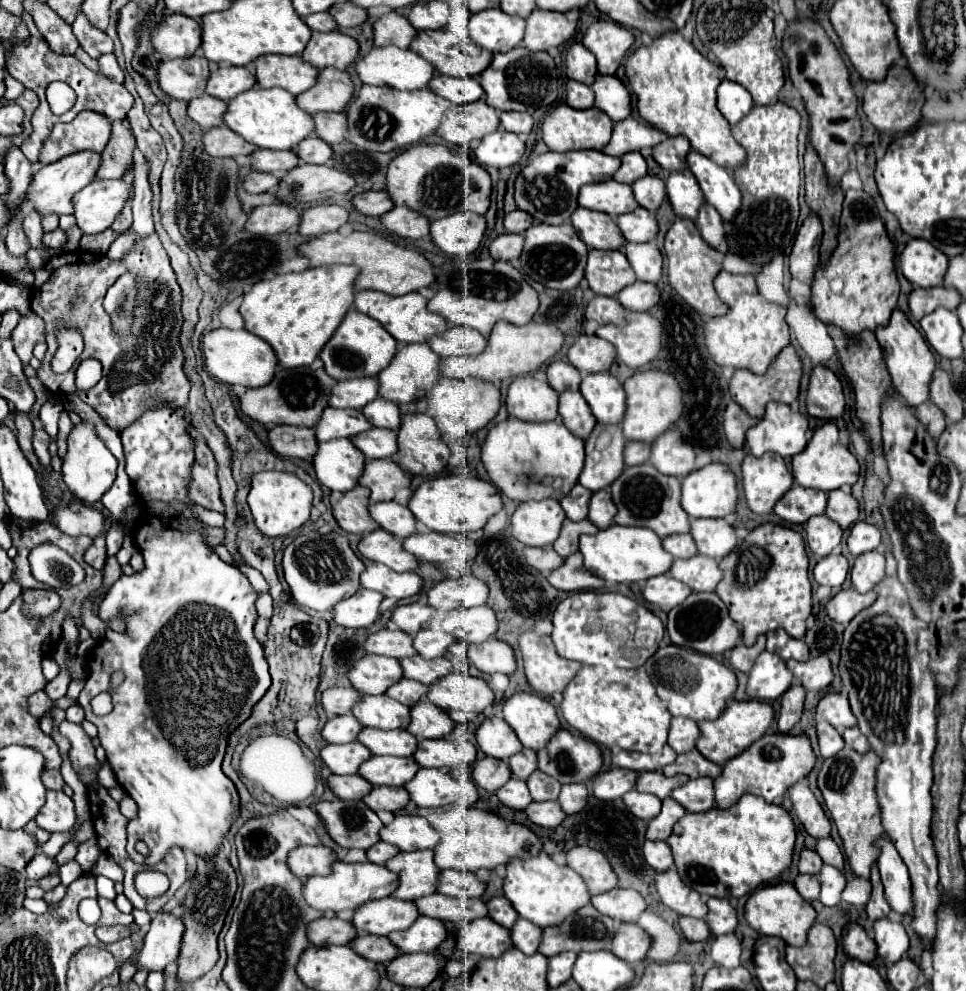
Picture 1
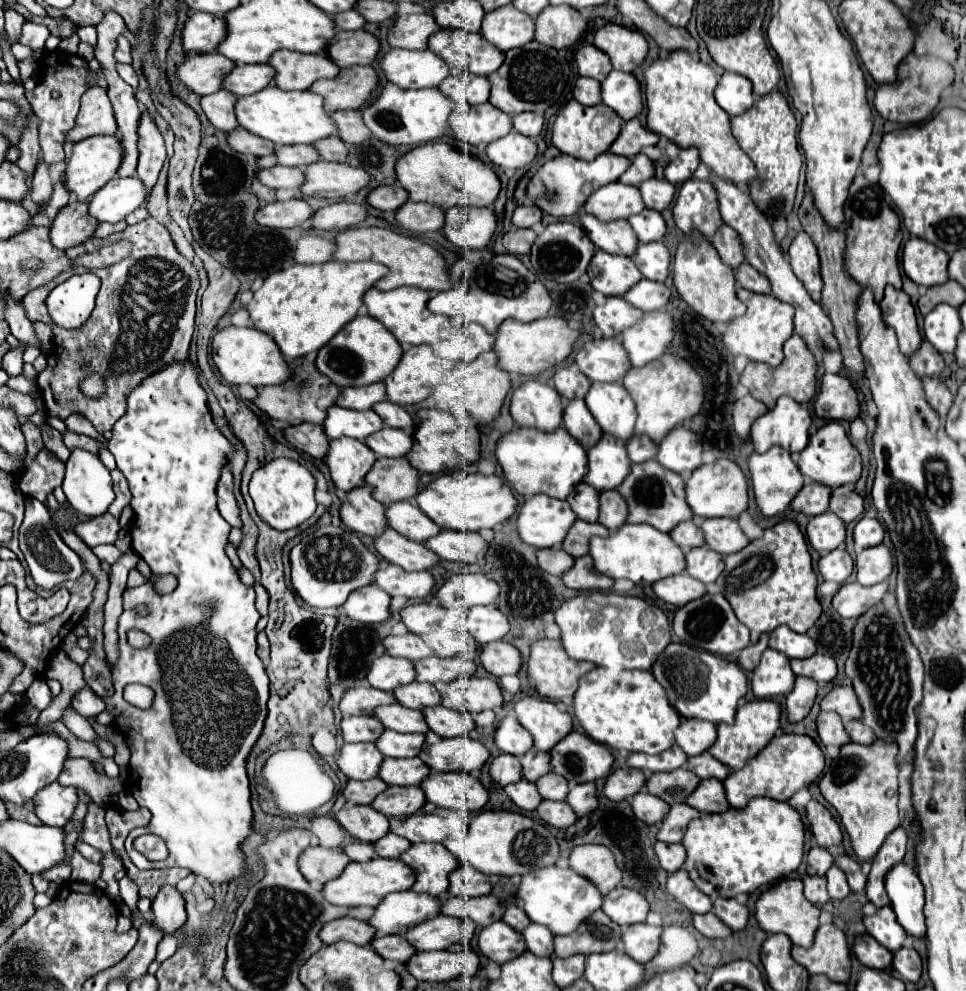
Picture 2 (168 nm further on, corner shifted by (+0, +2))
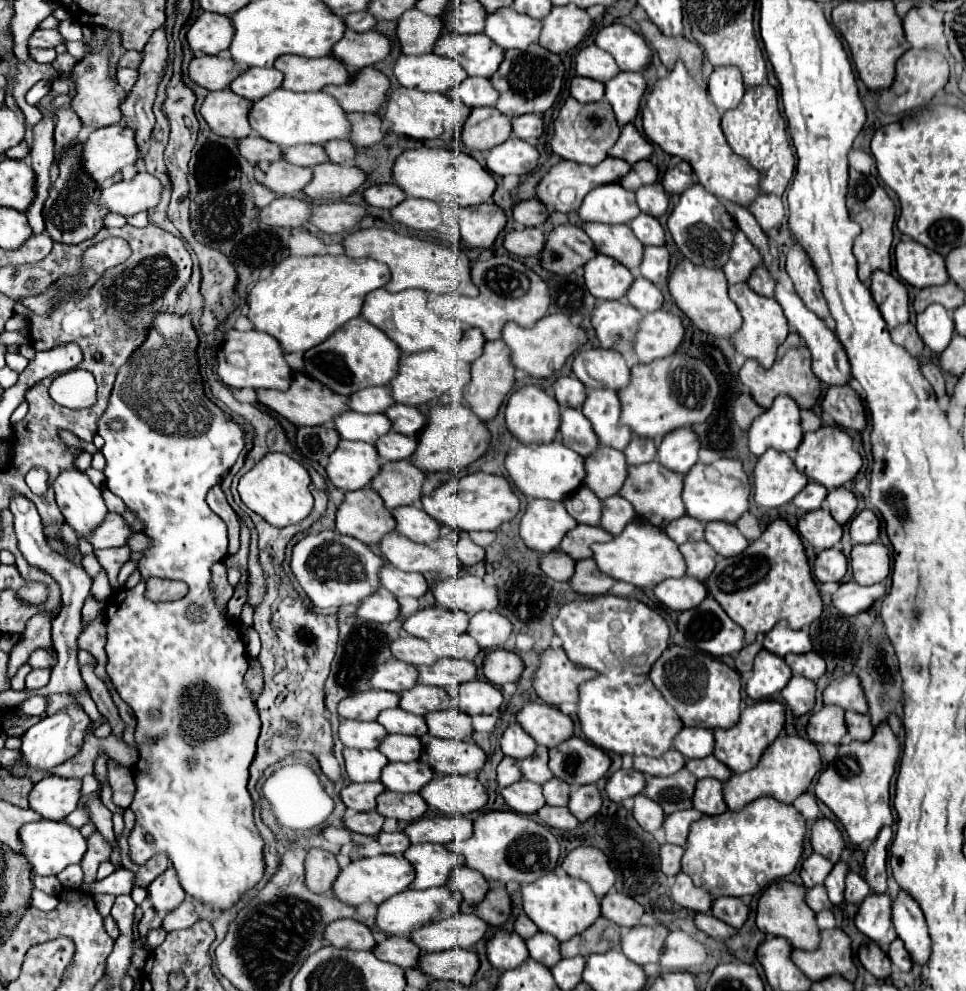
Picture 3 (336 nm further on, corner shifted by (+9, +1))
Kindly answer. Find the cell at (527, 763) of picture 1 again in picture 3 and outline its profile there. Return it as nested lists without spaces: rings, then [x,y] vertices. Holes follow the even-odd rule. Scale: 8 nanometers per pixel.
[[[537,746],[537,750],[535,750],[533,756],[529,756],[529,758],[525,758],[525,760],[519,762],[519,768],[521,768],[523,778],[525,780],[531,780],[535,784],[547,782],[553,776],[551,770],[549,770],[549,766],[547,766],[547,762],[549,762],[547,748],[545,746]]]

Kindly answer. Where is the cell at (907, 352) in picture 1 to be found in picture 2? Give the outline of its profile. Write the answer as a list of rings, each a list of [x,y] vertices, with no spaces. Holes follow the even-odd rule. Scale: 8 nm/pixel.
[[[892,285],[886,287],[884,299],[880,301],[884,321],[894,327],[898,335],[898,343],[904,355],[910,355],[922,343],[922,335],[918,333],[916,325],[916,311],[910,303],[910,297],[902,289],[894,289]]]

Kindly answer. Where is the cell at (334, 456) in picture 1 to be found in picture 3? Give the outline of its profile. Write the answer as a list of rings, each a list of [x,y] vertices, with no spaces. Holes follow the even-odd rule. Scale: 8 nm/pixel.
[[[341,440],[335,452],[329,456],[327,478],[335,488],[359,490],[365,488],[379,472],[377,450],[367,442]]]

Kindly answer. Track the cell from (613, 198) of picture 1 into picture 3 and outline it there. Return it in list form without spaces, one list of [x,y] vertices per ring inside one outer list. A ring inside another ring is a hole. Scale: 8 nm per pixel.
[[[613,182],[593,188],[577,212],[583,222],[629,224],[635,216],[639,216],[641,210],[635,202],[635,192]]]

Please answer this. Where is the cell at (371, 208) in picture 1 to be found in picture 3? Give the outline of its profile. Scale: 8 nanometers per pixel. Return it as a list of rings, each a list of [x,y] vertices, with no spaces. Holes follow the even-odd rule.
[[[375,184],[365,190],[365,202],[375,208],[395,208],[399,202],[405,200],[405,192],[397,184]]]

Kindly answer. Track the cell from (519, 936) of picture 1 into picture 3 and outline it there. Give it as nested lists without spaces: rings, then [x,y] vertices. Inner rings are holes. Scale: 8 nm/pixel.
[[[537,932],[529,940],[525,940],[525,944],[527,944],[527,950],[529,950],[531,958],[537,960],[537,962],[543,962],[549,968],[561,960],[559,940],[555,936],[551,936],[551,934]]]

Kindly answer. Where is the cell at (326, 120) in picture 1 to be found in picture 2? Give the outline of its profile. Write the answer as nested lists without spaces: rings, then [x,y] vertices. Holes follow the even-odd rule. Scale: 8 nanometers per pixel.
[[[334,111],[332,119],[338,125],[340,139],[344,139],[346,143],[356,145],[356,143],[364,143],[366,139],[372,137],[370,129],[362,121],[360,111]]]

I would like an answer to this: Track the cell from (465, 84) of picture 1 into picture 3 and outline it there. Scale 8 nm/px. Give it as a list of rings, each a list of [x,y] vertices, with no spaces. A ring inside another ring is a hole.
[[[467,78],[463,80],[463,84],[451,88],[449,96],[463,100],[469,108],[477,108],[477,106],[493,106],[499,94],[487,78]]]

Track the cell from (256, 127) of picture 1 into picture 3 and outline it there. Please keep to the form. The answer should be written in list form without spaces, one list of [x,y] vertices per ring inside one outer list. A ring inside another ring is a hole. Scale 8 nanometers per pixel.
[[[277,88],[271,94],[263,96],[261,100],[253,102],[249,112],[249,124],[261,138],[281,146],[282,152],[287,146],[325,144],[329,140],[347,138],[349,134],[349,122],[345,118],[343,108],[337,104],[337,100],[333,100],[333,96],[325,92],[295,94],[293,90]]]

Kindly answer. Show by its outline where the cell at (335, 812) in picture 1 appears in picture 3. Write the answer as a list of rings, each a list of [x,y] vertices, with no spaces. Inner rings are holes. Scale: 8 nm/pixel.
[[[375,810],[371,812],[357,812],[353,816],[347,816],[343,818],[343,826],[351,832],[357,832],[357,834],[365,834],[365,836],[375,836],[381,832],[381,824],[383,824],[383,816],[377,814]]]

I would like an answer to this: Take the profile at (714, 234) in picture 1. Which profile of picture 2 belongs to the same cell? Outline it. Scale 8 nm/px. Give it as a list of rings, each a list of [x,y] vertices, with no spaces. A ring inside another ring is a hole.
[[[722,225],[722,229],[714,237],[714,247],[722,261],[732,269],[738,269],[744,263],[744,245],[732,227]]]

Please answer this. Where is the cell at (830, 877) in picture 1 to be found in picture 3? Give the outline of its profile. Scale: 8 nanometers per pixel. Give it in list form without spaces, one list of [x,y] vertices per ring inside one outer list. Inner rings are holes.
[[[837,862],[833,866],[833,870],[829,872],[827,880],[825,880],[825,888],[827,888],[827,894],[829,894],[831,904],[841,904],[843,902],[845,874],[847,874],[847,864],[845,862]]]

